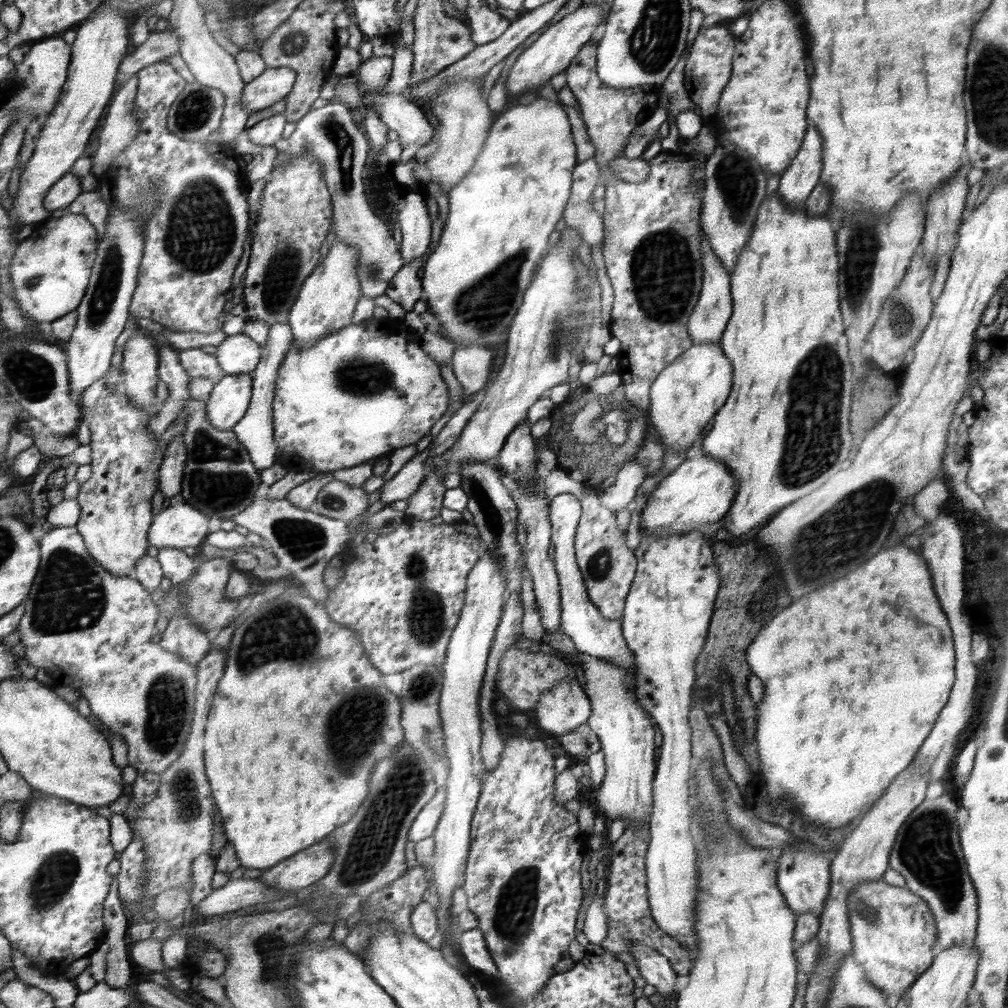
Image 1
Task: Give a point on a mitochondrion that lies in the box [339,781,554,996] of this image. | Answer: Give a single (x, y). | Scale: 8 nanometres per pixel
(515, 910)

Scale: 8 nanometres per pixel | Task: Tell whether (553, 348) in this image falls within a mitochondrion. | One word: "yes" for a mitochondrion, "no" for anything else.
yes

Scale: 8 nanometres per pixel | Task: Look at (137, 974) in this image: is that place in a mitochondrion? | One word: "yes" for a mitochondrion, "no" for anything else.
no

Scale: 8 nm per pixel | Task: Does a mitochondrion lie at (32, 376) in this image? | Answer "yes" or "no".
yes

